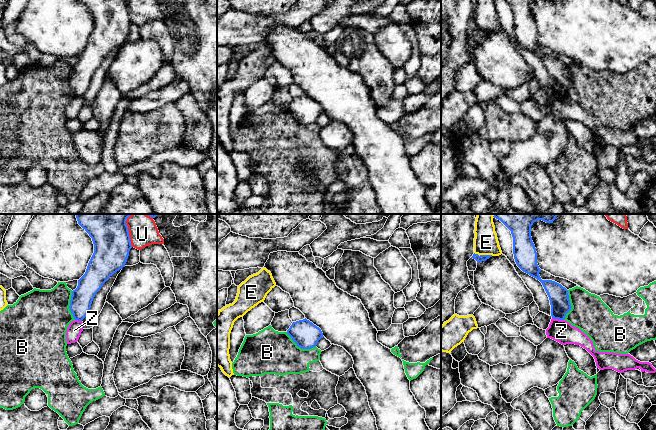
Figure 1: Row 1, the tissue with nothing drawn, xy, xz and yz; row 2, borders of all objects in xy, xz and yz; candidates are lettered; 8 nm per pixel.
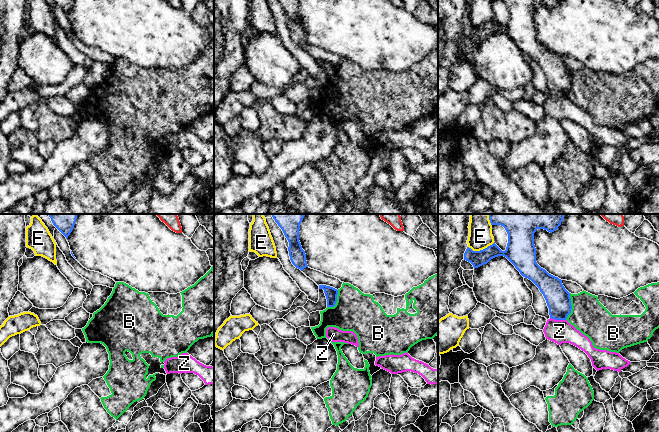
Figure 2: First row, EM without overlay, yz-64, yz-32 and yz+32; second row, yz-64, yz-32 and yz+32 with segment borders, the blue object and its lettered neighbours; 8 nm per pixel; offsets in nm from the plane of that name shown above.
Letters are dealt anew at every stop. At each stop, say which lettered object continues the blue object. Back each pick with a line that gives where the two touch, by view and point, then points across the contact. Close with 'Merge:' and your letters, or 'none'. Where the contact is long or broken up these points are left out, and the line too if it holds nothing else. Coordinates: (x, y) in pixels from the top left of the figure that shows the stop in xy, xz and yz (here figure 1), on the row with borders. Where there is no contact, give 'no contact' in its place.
Merge: none

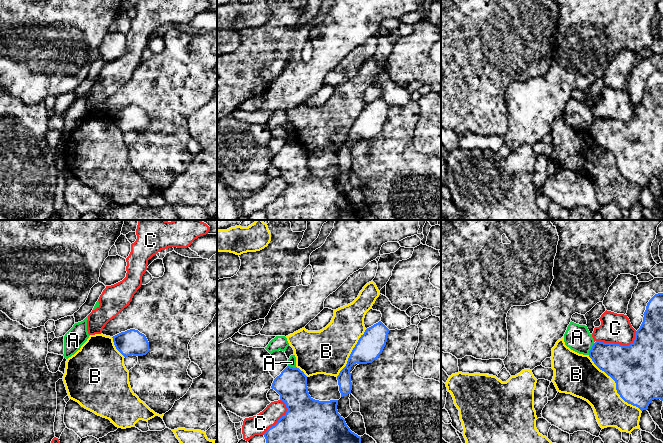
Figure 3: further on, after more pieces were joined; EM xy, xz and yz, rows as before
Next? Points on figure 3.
Merge: none

